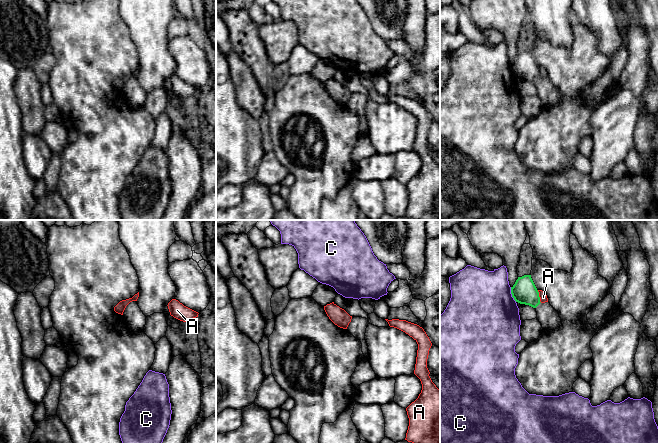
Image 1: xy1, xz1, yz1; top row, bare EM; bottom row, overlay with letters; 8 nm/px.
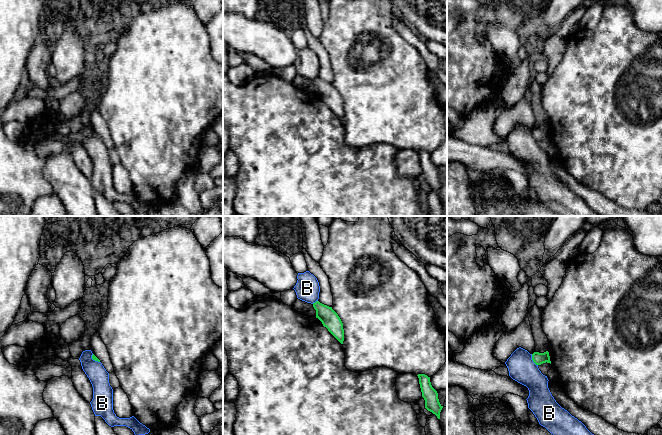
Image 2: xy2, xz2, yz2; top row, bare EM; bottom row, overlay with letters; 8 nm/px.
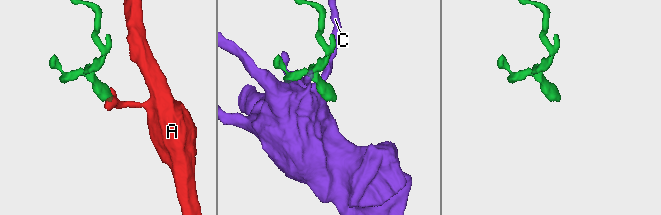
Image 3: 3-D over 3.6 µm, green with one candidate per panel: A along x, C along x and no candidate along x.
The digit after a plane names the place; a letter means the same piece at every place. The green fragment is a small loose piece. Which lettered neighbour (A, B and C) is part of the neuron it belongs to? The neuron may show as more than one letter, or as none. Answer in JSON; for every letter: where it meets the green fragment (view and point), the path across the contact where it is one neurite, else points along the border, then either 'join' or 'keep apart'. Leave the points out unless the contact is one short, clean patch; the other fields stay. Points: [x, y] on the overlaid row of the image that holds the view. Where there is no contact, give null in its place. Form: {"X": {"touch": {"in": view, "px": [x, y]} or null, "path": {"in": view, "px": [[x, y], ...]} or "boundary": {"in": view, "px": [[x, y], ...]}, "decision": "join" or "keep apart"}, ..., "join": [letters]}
{"A": {"touch": {"in": "yz1", "px": [538, 296]}, "boundary": {"in": "yz1", "px": [[537, 290], [541, 302]]}, "decision": "keep apart"}, "B": {"touch": {"in": "yz2", "px": [532, 359]}, "boundary": {"in": "yz2", "px": [[531, 354], [531, 359], [537, 365]]}, "decision": "keep apart"}, "C": {"touch": {"in": "yz1", "px": [511, 293]}, "decision": "keep apart"}, "join": []}

